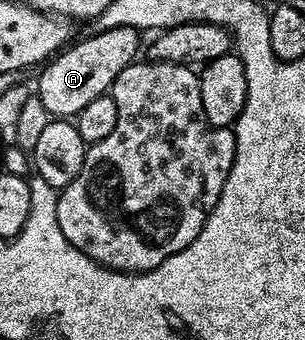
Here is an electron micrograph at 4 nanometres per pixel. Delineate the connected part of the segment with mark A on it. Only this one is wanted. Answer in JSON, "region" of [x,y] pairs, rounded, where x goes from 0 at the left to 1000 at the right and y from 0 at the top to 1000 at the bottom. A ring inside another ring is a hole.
{"region":[[[344,79],[292,115],[239,124],[141,188],[125,282],[170,344],[243,344],[308,285],[344,276],[367,244],[449,171],[462,94],[443,79]]]}

